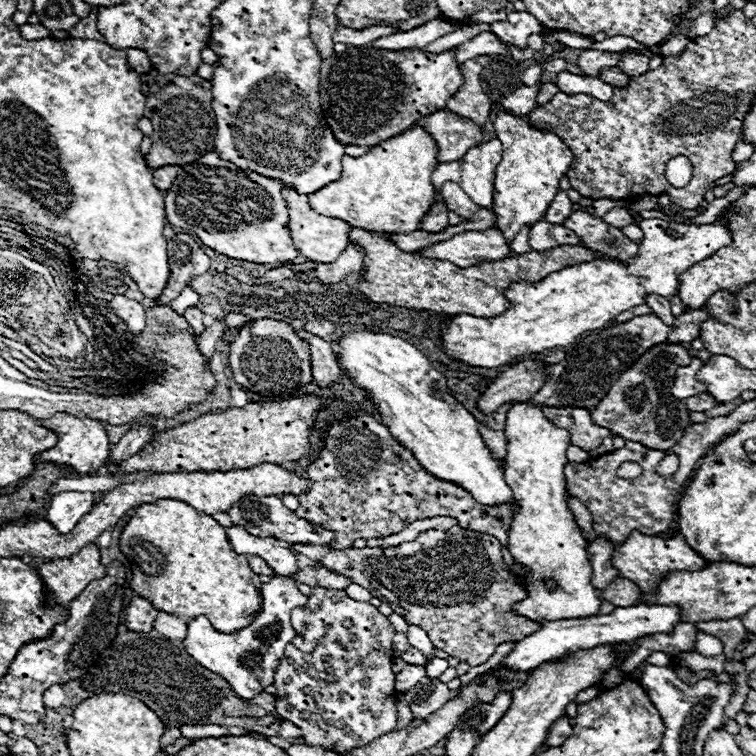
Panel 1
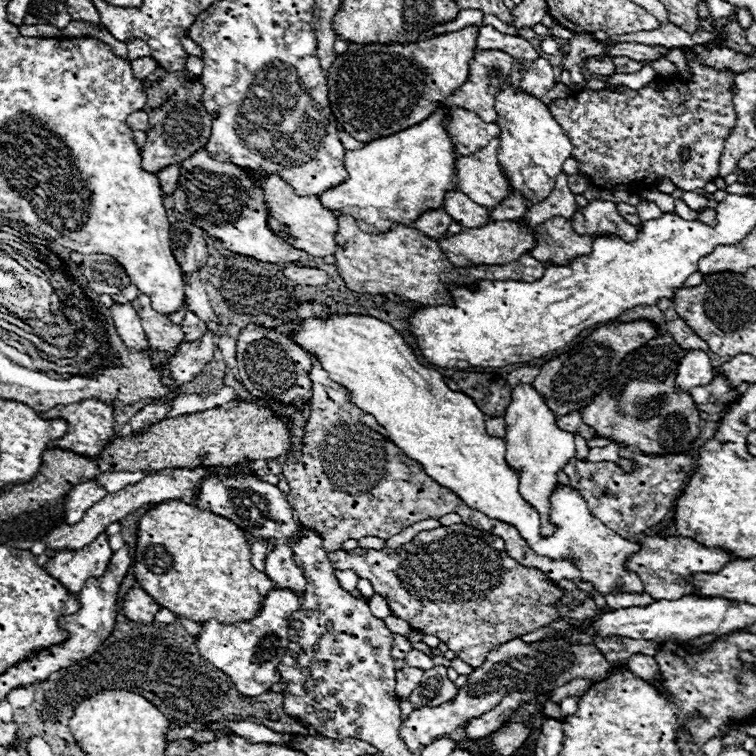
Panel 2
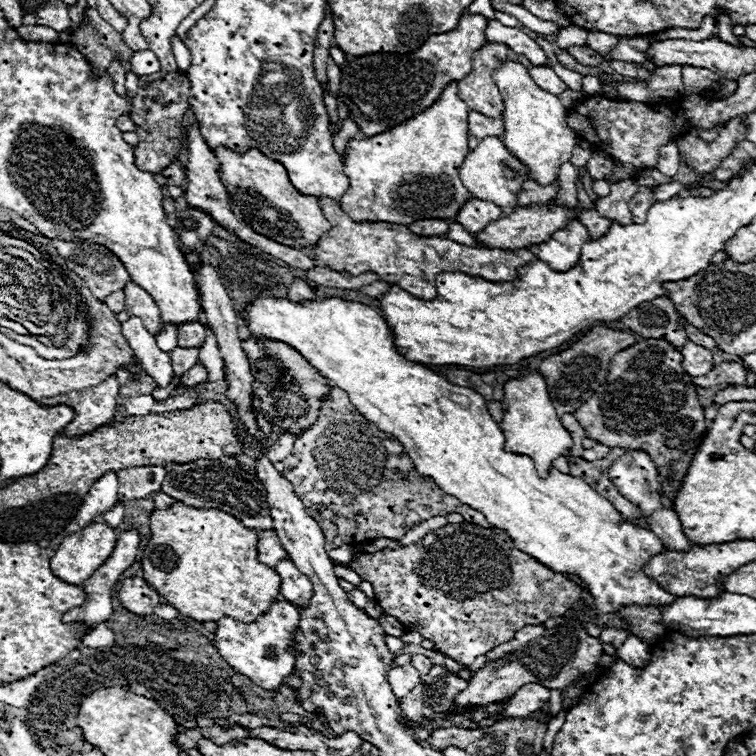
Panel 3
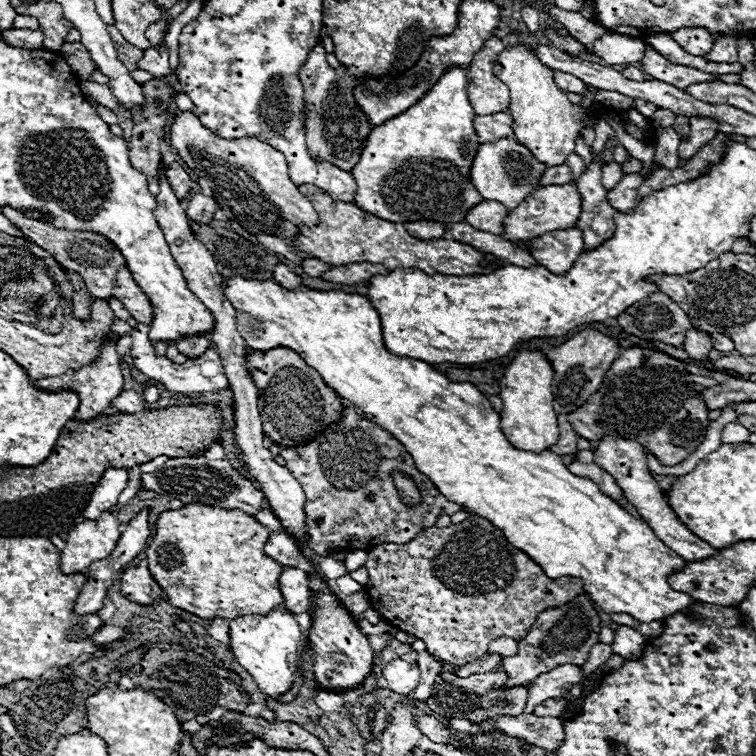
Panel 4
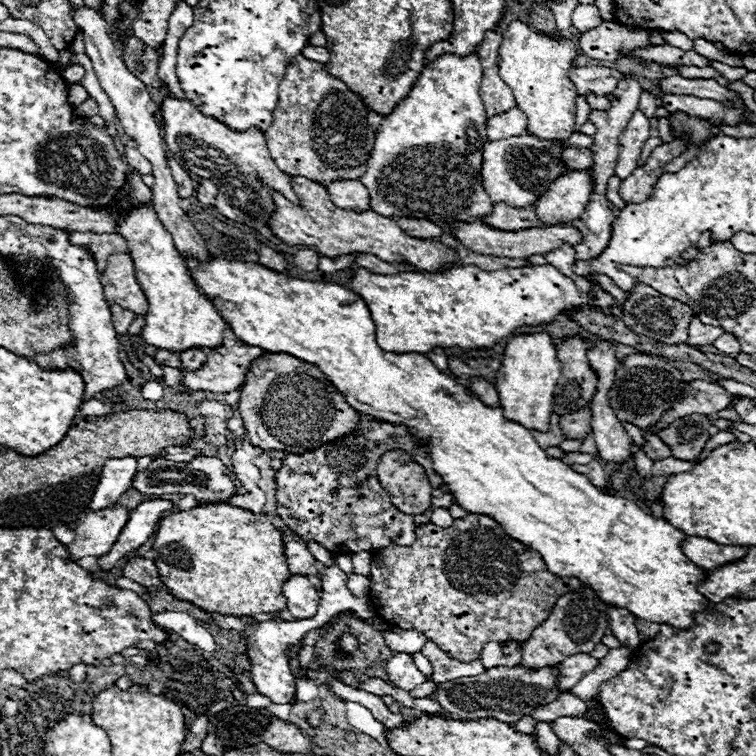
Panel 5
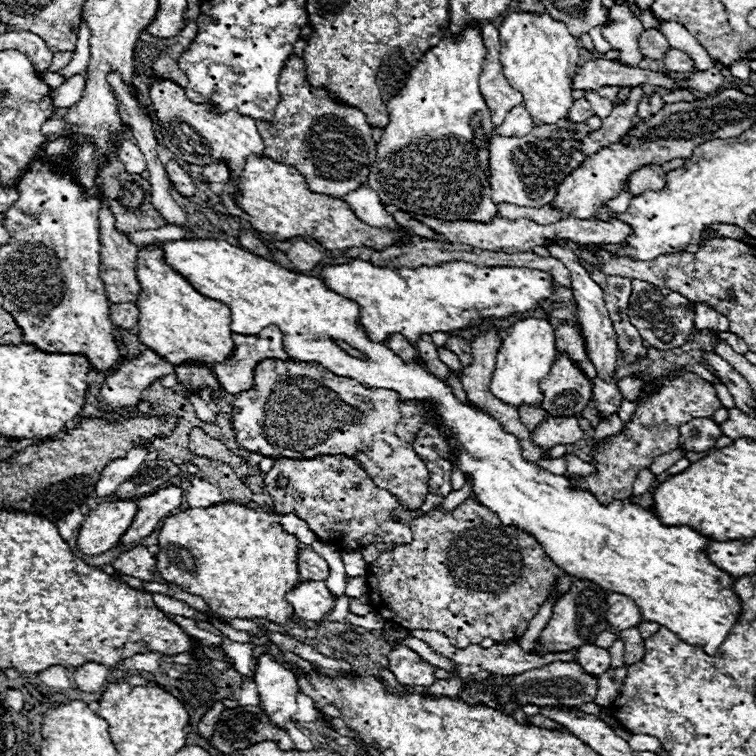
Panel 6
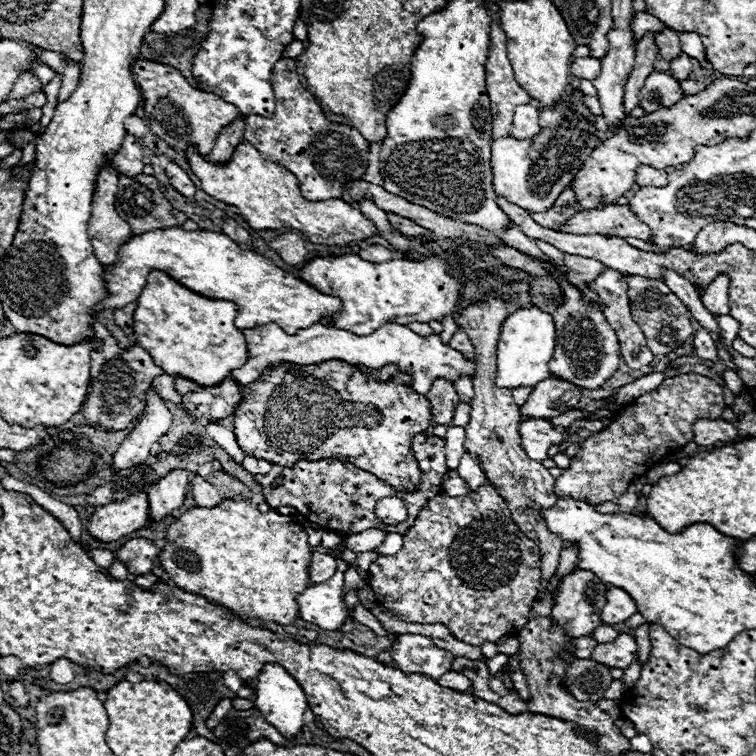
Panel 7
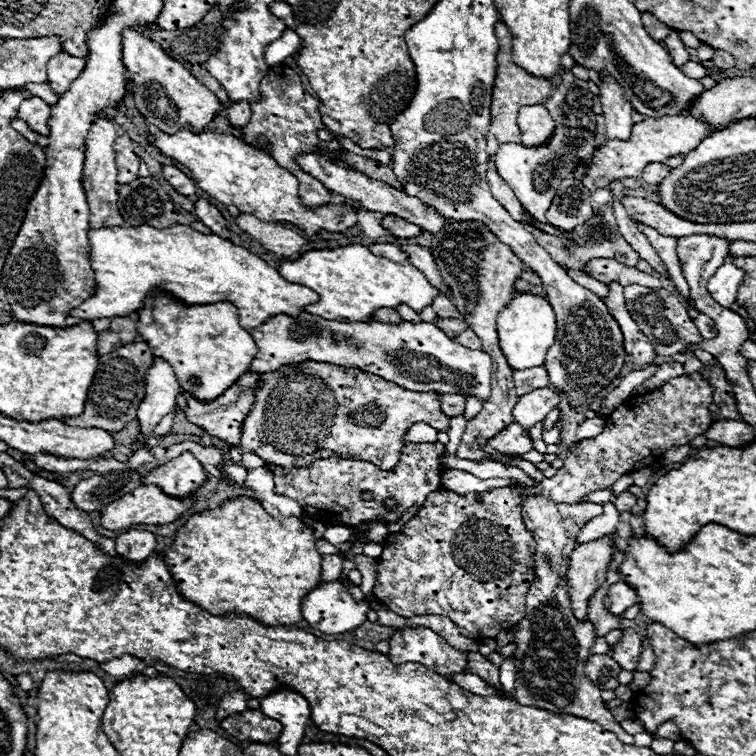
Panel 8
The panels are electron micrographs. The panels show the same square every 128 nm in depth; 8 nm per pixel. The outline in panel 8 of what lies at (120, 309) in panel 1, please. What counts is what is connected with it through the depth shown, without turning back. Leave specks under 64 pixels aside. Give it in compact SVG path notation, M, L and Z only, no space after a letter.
M302 312L296 318L270 316L264 324L260 324L260 328L252 328L248 332L258 344L258 354L250 364L252 372L266 374L284 364L314 360L342 368L360 368L414 392L476 396L482 402L490 398L492 358L484 350L470 350L454 342L430 322L348 324Z

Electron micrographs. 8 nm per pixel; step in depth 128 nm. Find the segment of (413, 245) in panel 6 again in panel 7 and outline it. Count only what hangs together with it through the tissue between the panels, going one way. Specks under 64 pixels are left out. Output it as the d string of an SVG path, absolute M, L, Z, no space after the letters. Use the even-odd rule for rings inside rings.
M506 246L494 248L494 250L492 250L492 256L494 256L494 258L500 258L506 266L520 268L520 270L526 270L526 272L538 274L538 276L548 276L548 270L546 270L540 262L536 262L536 260L520 254L520 252L514 250L514 248L506 248ZM564 256L564 262L570 268L570 274L566 272L566 278L572 284L580 284L580 282L592 284L592 280L600 276L600 272L608 270L606 264L600 264L598 260L588 260L582 256Z

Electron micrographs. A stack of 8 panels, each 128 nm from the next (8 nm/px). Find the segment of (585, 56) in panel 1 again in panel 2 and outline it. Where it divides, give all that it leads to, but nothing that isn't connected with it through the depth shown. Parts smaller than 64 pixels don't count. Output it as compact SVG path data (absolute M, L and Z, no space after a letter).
M620 42L616 44L608 56L614 58L614 56L628 56L632 60L640 60L640 62L654 62L658 60L660 56L668 56L670 48L664 48L664 46L648 46L648 44L636 44L636 42Z

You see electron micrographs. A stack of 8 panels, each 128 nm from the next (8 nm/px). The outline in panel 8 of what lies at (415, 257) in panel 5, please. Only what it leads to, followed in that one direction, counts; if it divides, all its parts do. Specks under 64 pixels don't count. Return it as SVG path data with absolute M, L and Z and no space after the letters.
M190 126L180 128L176 134L166 134L158 130L156 134L148 136L148 142L154 144L162 156L172 158L194 174L196 184L226 206L236 206L240 212L252 214L262 222L290 222L302 228L306 234L316 234L320 230L328 232L344 232L352 224L356 224L356 212L348 204L332 204L322 206L316 210L308 210L300 206L296 194L296 180L294 176L282 168L274 158L268 154L248 146L236 136L230 134L216 134L212 130L204 130L194 134Z

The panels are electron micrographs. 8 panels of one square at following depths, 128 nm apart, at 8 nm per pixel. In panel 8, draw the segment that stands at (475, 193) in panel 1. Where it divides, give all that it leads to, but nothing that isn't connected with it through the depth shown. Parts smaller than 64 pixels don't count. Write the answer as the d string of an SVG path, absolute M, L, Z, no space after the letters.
M568 54L562 56L560 60L562 64L562 78L560 84L556 86L554 94L548 98L548 102L544 104L548 108L548 112L554 116L556 120L556 132L550 140L548 146L540 146L540 148L528 148L524 144L504 144L496 156L492 156L492 160L496 162L496 170L498 174L508 182L508 186L512 188L512 192L516 194L516 198L520 200L520 204L530 216L538 222L546 222L546 210L552 204L552 198L556 194L556 188L560 186L562 178L572 176L574 164L582 158L590 158L596 150L596 114L592 112L592 98L594 94L588 90L588 82L578 80L572 74L572 66L576 64Z

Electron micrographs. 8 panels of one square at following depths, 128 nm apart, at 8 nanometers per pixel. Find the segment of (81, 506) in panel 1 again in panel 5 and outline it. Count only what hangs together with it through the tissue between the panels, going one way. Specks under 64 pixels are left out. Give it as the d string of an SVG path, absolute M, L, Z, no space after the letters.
M126 456L124 460L108 460L102 468L102 476L94 490L90 510L96 512L116 504L116 500L130 488L136 468L138 468L138 460L134 456Z

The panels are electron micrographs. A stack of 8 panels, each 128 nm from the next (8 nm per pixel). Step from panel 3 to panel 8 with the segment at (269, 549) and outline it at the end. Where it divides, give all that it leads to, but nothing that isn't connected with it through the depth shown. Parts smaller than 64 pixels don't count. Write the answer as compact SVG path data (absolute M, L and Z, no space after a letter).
M324 554L322 556L322 580L338 580L342 572L344 558L340 554Z

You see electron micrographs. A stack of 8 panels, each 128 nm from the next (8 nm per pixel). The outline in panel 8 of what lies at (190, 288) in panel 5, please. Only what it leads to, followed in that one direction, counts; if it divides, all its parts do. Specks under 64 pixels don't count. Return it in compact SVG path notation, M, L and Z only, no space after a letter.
M156 292L146 298L144 310L138 312L138 334L156 356L174 368L182 392L202 402L212 402L224 394L250 370L256 356L256 342L250 332L238 324L238 310L230 302L184 308L182 302Z

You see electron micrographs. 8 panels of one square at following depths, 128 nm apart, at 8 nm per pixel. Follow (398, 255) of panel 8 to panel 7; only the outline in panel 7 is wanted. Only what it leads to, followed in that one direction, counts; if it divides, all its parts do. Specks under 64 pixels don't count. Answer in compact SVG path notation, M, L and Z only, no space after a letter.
M368 244L366 248L362 248L358 252L364 260L370 260L370 262L388 262L392 258L396 258L396 254L392 254L392 250L380 246L380 244Z

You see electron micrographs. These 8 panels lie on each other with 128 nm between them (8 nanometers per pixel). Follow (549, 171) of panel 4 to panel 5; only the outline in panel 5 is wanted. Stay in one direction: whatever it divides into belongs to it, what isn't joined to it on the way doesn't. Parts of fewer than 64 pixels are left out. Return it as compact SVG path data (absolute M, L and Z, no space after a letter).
M594 146L592 148L566 148L564 160L566 160L568 172L588 168L592 164L592 156L594 156Z

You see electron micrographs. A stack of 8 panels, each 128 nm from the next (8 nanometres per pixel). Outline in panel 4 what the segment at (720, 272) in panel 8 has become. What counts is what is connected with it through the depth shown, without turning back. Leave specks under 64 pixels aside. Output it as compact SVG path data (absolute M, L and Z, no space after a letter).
M690 328L686 332L686 340L684 340L684 350L688 352L690 358L696 360L704 360L708 356L708 352L712 350L712 336L708 332Z

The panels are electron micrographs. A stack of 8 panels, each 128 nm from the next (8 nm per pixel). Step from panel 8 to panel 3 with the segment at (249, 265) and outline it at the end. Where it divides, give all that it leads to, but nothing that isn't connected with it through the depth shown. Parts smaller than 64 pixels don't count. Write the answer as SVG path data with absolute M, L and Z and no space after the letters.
M256 296L244 308L244 322L252 336L286 342L296 348L324 378L348 392L350 402L368 422L400 440L422 476L430 476L442 492L456 496L462 504L482 512L492 526L506 530L516 548L528 552L554 572L580 576L594 598L596 610L616 612L630 604L668 606L676 600L676 596L644 574L644 564L664 550L664 544L650 530L622 520L620 512L580 476L562 474L550 468L550 474L540 478L530 456L506 452L504 434L490 416L486 400L472 388L454 386L426 366L404 360L394 348L386 320L374 308L344 298L292 302L288 298Z

